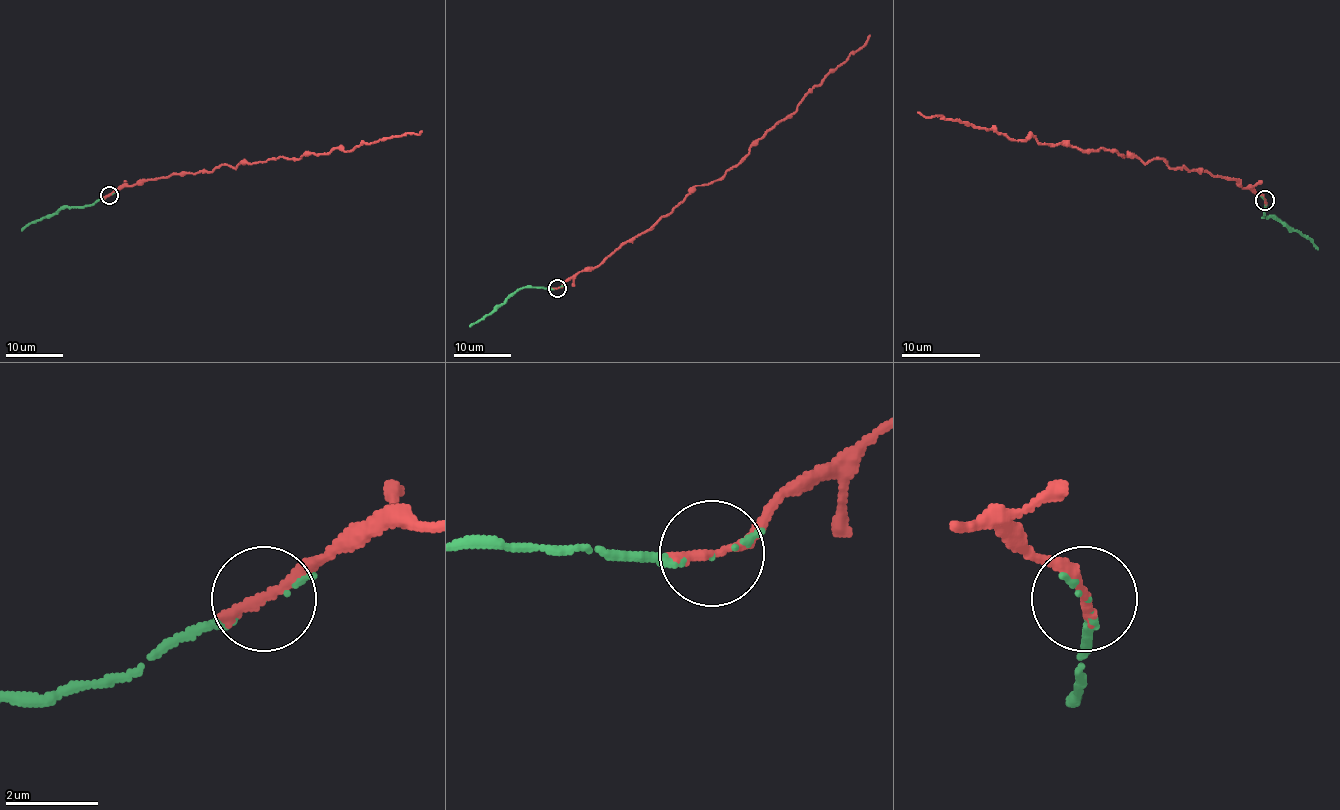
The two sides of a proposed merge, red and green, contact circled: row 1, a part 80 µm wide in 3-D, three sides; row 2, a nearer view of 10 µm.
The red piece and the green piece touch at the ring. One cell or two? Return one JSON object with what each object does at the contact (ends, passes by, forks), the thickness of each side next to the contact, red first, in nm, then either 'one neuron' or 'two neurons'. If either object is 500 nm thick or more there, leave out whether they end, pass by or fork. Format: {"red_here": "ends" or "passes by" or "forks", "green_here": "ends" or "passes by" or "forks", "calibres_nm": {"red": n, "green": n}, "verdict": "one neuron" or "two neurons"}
{"red_here": "ends", "green_here": "ends", "calibres_nm": {"red": 280, "green": 70}, "verdict": "one neuron"}

